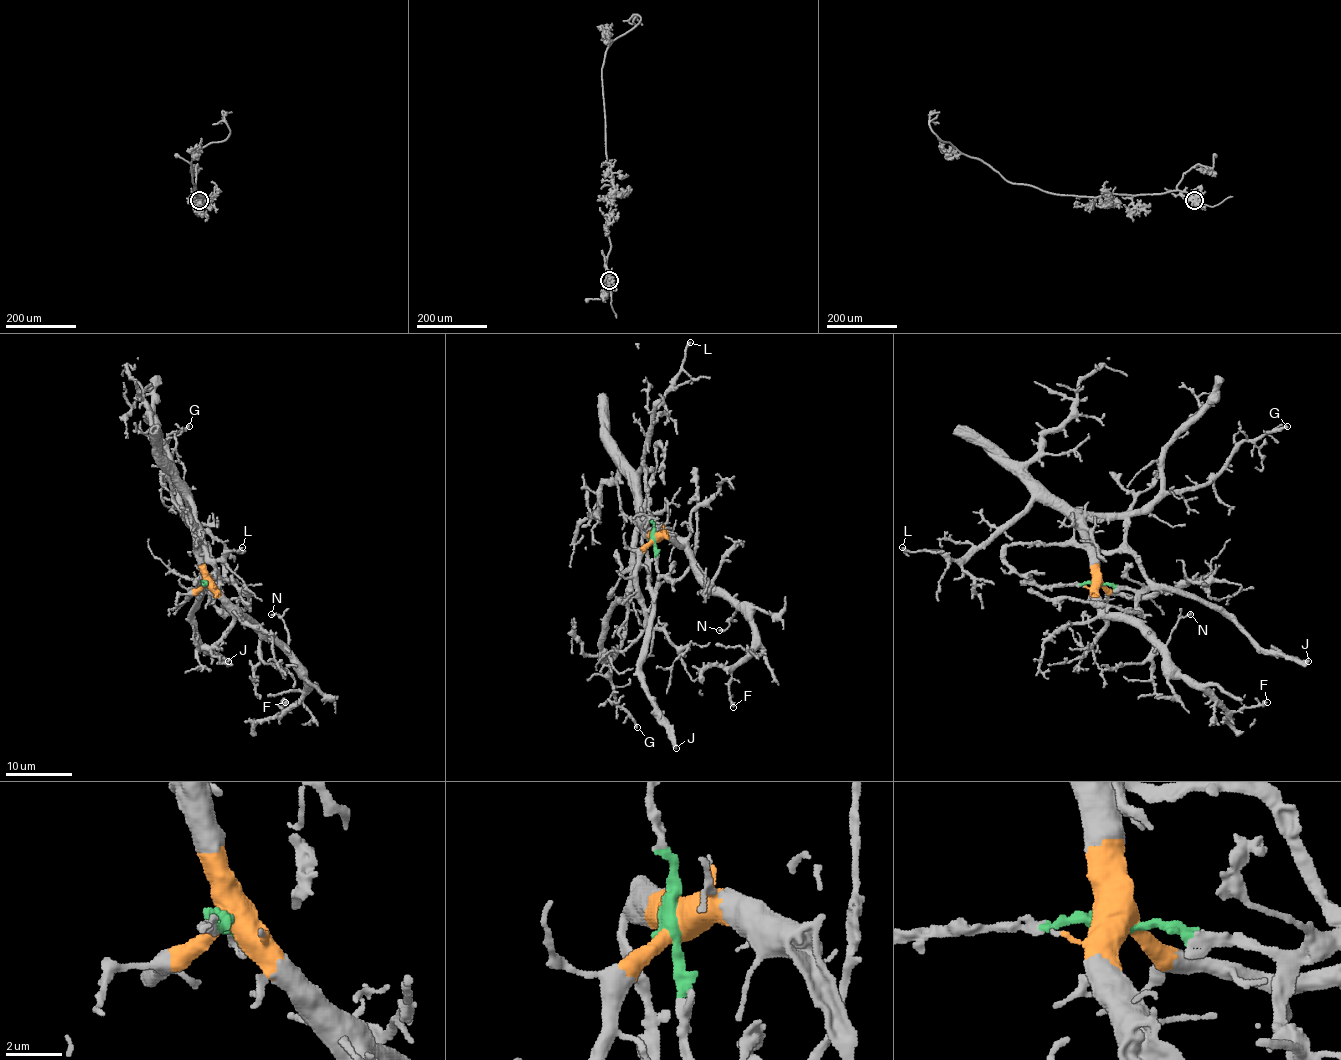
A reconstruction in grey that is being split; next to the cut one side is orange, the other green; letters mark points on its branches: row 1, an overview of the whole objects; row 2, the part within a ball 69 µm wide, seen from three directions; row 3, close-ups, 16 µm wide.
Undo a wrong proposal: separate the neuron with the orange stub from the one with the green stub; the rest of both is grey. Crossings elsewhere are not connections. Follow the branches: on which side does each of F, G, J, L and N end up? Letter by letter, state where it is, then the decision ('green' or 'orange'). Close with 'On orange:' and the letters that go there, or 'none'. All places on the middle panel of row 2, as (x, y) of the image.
F: at (733, 707); orange
G: at (637, 727); orange
J: at (676, 748); green
L: at (690, 342); orange
N: at (719, 630); orange
On orange: F, G, L, N

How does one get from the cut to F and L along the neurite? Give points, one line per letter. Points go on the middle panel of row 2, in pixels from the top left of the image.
F: (653, 538), (675, 538), (750, 623), (752, 650), (734, 669), (728, 685), (734, 707)
L: (653, 538), (646, 531), (638, 473), (650, 429), (650, 412), (678, 372), (685, 347), (690, 342)

